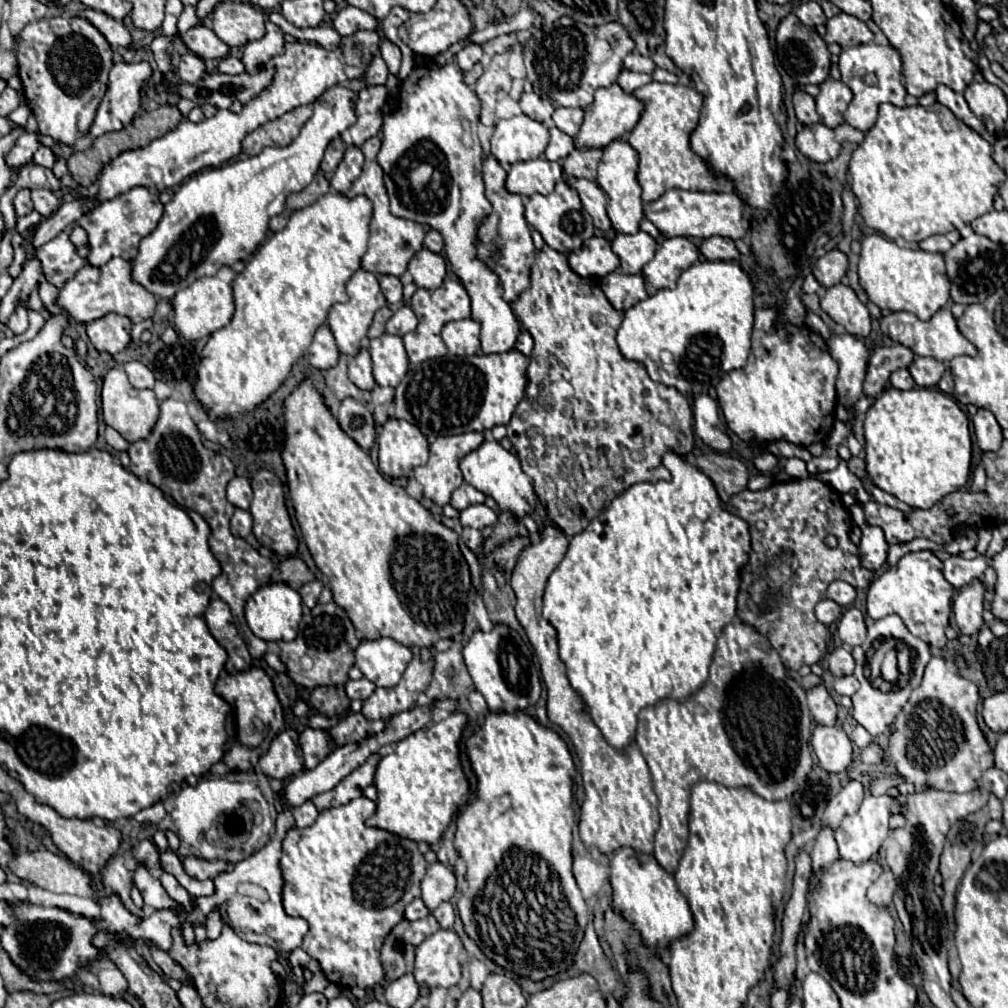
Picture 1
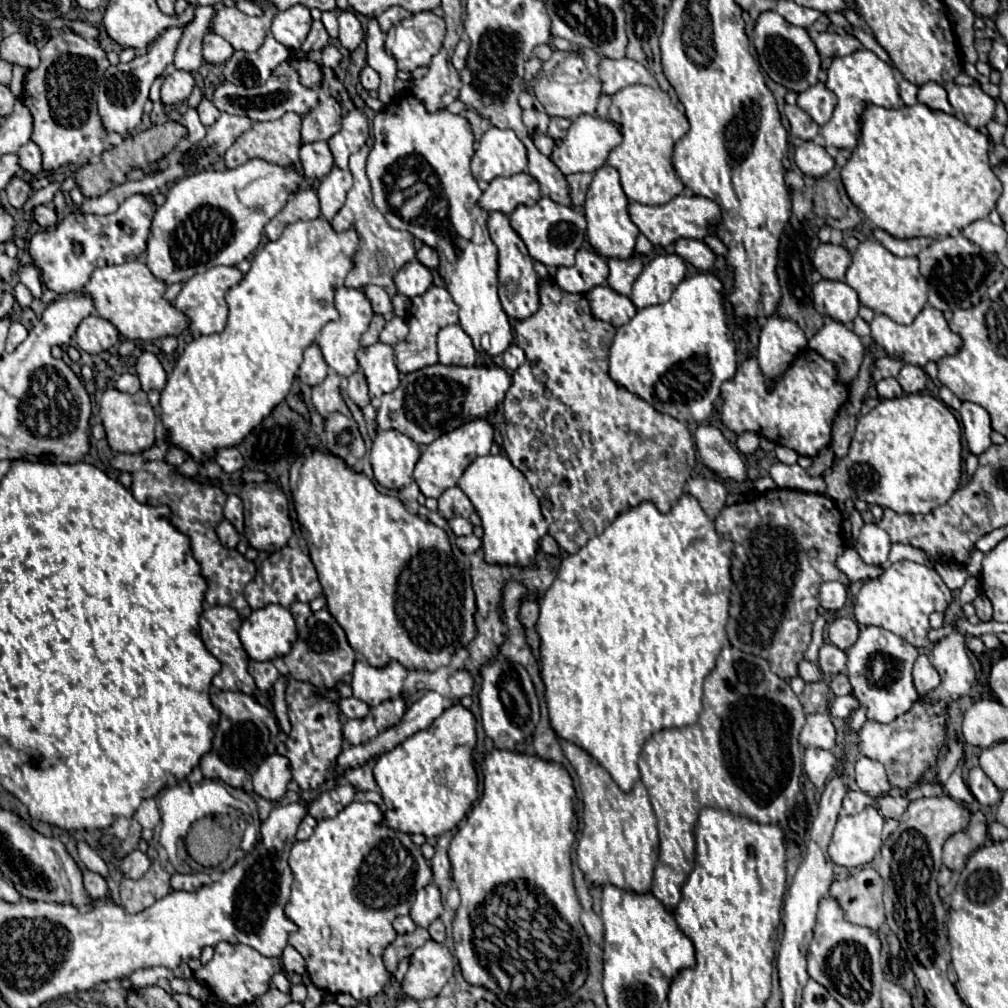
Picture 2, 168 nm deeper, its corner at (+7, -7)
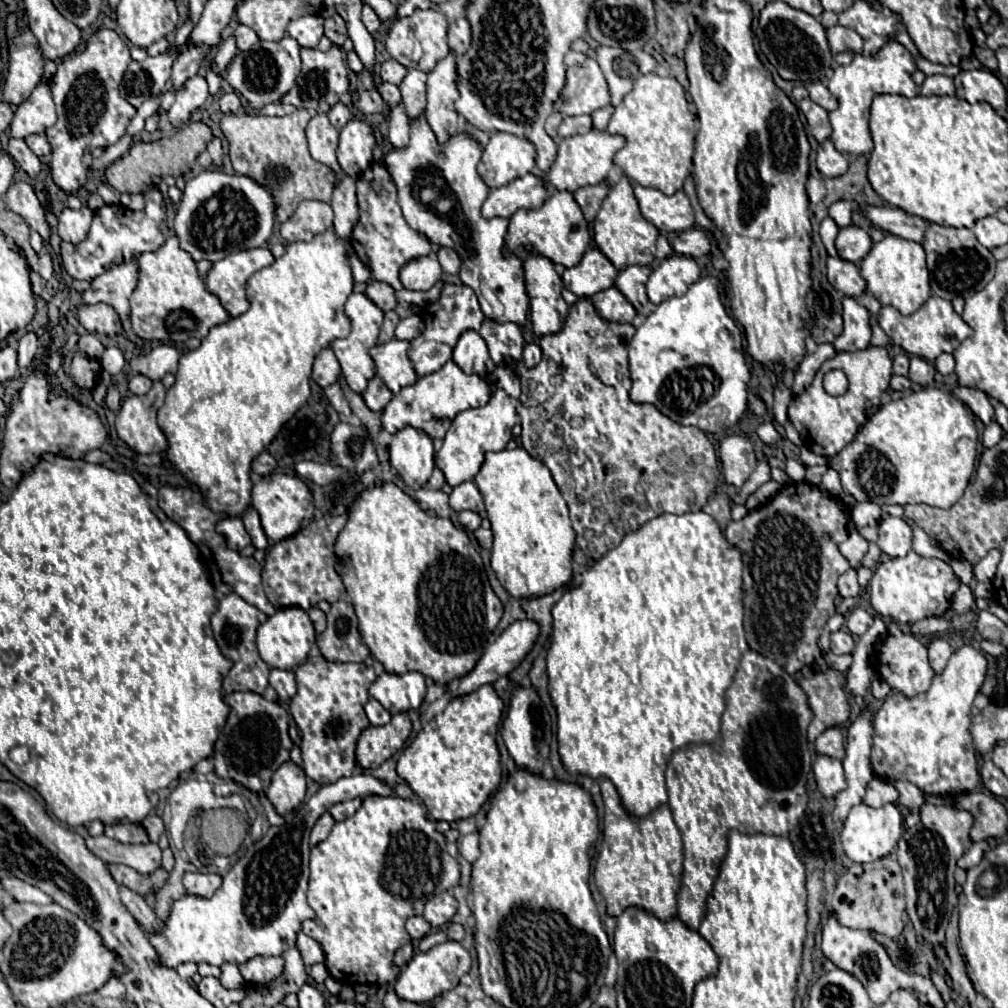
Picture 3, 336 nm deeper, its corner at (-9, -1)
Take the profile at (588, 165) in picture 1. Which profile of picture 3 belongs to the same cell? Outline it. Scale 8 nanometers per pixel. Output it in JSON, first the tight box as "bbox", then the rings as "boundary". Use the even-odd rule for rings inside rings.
{"bbox":[574,183,608,221],"boundary":[[[604,183],[600,185],[588,185],[588,187],[582,187],[574,193],[574,199],[576,203],[580,205],[584,217],[588,221],[594,221],[598,209],[600,209],[600,203],[604,201],[604,197],[608,195],[608,187]]]}

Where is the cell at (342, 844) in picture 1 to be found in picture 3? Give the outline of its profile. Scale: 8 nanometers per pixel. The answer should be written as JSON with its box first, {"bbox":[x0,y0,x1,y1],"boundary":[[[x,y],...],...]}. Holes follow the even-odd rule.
{"bbox":[302,795,460,985],"boundary":[[[370,795],[370,797],[364,797],[362,799],[362,805],[360,809],[348,817],[346,821],[340,821],[334,825],[332,833],[328,835],[326,841],[318,843],[314,849],[312,849],[312,855],[310,855],[310,887],[308,887],[308,903],[310,907],[316,911],[316,917],[312,921],[304,921],[302,923],[302,931],[306,935],[310,935],[312,939],[316,939],[324,953],[326,953],[326,967],[330,971],[330,975],[334,979],[338,979],[340,983],[344,985],[360,985],[360,983],[366,983],[366,985],[386,985],[386,983],[394,983],[400,969],[394,967],[392,963],[392,957],[396,953],[398,947],[402,947],[404,943],[410,941],[410,935],[408,931],[404,929],[404,923],[408,917],[412,915],[422,915],[424,911],[424,905],[432,899],[432,895],[438,895],[442,891],[448,891],[452,887],[456,887],[460,881],[460,865],[454,857],[448,855],[446,851],[446,837],[436,831],[436,823],[432,819],[428,819],[428,809],[418,803],[418,801],[408,801],[408,799],[402,799],[402,797],[378,797],[378,795]]]}

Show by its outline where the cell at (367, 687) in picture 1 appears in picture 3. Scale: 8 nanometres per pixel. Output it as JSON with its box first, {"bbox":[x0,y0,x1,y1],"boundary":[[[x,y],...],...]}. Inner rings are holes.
{"bbox":[366,699,392,727],"boundary":[[[370,699],[368,703],[366,703],[366,715],[368,715],[368,719],[370,719],[370,723],[372,725],[376,725],[376,727],[380,727],[380,725],[386,725],[390,719],[392,719],[392,715],[376,701],[376,699]]]}

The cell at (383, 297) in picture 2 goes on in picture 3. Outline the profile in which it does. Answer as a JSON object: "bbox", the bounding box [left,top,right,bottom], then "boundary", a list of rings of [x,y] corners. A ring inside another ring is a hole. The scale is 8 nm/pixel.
{"bbox":[364,281,396,311],"boundary":[[[368,281],[364,295],[368,295],[368,299],[372,299],[372,303],[376,303],[376,307],[380,307],[382,311],[392,311],[396,307],[394,289],[388,283]]]}

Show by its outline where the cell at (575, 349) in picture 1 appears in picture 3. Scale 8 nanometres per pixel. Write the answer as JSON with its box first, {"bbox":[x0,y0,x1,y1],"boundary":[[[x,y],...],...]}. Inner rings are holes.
{"bbox":[518,299,720,561],"boundary":[[[580,299],[570,307],[564,329],[540,339],[542,361],[520,375],[522,395],[518,415],[522,417],[522,447],[550,469],[568,503],[576,543],[594,561],[604,551],[616,547],[628,531],[636,531],[640,523],[656,515],[700,511],[708,501],[708,491],[714,495],[720,477],[716,453],[706,433],[696,427],[678,425],[654,405],[630,401],[628,343],[632,335],[632,325],[610,323],[594,311],[592,303]]]}

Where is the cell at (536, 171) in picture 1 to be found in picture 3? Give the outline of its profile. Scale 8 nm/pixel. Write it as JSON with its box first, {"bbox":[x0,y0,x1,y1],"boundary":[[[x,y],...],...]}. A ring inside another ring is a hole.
{"bbox":[482,173,546,219],"boundary":[[[528,173],[526,177],[514,179],[512,183],[492,189],[482,205],[482,215],[486,219],[504,217],[508,219],[518,209],[540,209],[546,199],[546,185],[540,177]]]}

